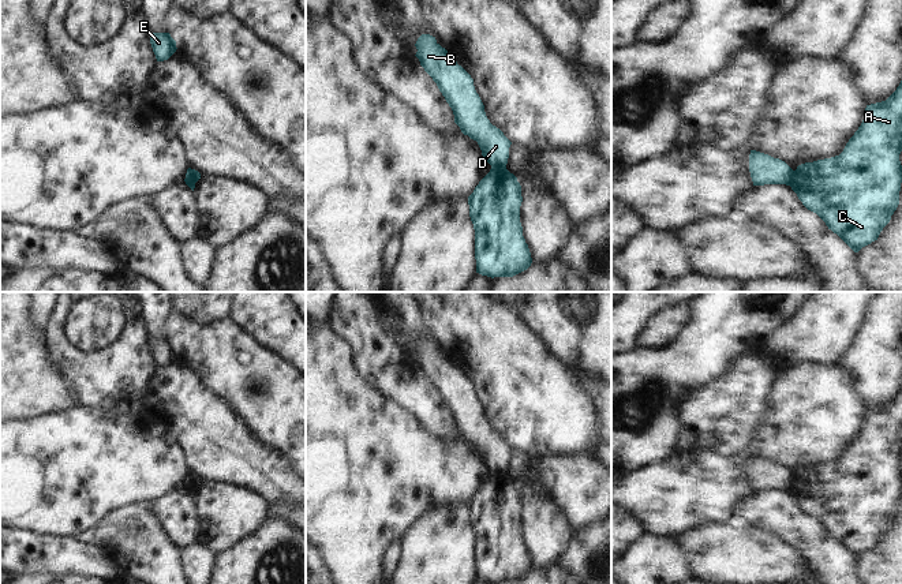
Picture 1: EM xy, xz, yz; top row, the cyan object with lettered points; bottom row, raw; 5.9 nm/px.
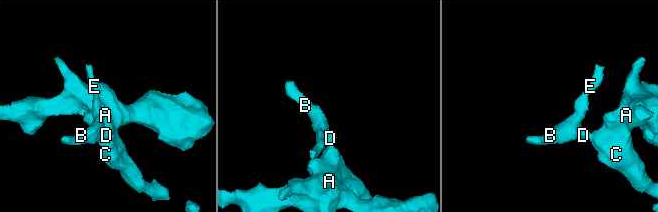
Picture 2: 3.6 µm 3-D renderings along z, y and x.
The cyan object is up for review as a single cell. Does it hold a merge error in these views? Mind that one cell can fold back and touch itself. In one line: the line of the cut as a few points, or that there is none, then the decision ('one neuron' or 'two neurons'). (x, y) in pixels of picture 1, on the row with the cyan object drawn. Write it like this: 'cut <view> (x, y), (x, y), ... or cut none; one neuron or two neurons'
cut xz (491, 165), (505, 168); two neurons

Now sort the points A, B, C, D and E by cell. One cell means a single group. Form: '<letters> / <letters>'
A C / B D E

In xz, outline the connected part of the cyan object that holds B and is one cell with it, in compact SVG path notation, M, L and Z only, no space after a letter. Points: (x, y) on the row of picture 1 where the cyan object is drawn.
M422 34L415 46L415 56L452 108L454 123L461 132L478 142L483 158L491 166L506 168L512 142L487 119L471 75L450 57L435 37Z

